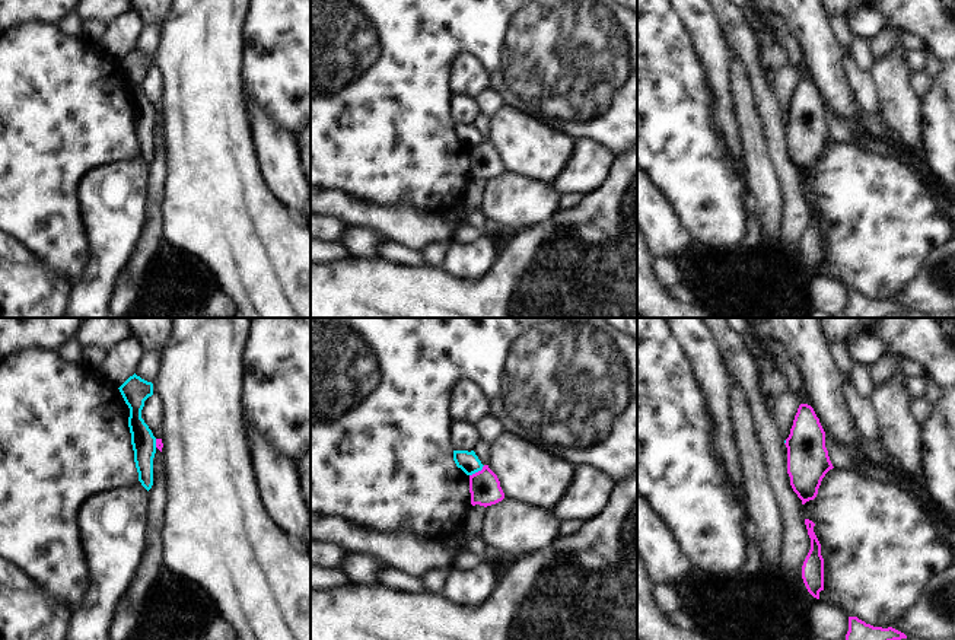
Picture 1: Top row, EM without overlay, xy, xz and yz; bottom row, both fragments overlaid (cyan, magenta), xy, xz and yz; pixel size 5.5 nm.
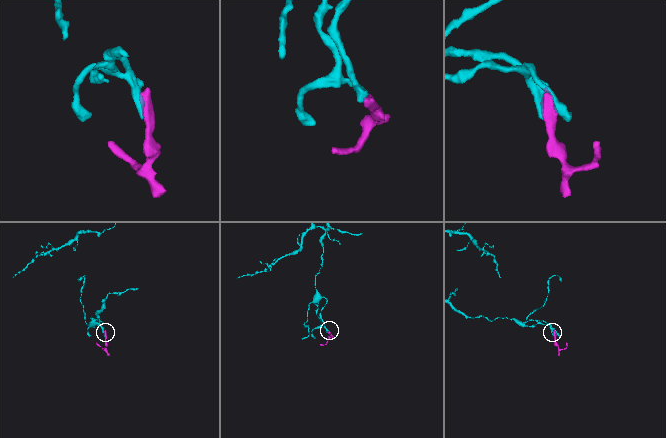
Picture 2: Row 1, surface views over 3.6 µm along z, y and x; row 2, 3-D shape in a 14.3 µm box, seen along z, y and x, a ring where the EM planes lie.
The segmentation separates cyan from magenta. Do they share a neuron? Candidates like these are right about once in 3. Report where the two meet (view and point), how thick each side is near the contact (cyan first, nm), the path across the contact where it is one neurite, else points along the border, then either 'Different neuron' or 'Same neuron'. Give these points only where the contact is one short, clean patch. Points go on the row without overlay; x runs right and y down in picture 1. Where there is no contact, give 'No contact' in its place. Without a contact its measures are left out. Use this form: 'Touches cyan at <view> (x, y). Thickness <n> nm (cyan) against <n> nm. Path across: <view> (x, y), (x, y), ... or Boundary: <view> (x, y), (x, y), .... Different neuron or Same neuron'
Touches cyan at xz (477, 145). Thickness 110 nm (cyan) against 170 nm. Boundary: xz (484, 139), (470, 149). Different neuron.

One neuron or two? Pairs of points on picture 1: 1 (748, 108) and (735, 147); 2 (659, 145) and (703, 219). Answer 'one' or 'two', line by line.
1: two
2: one

